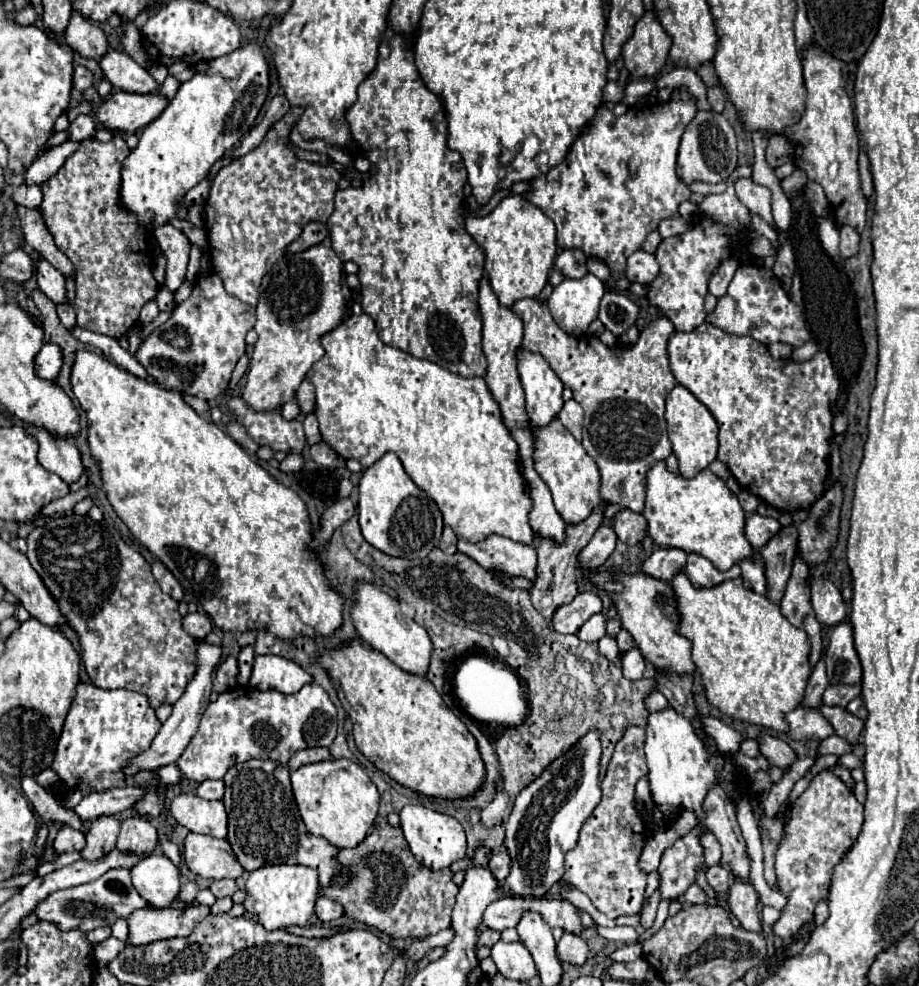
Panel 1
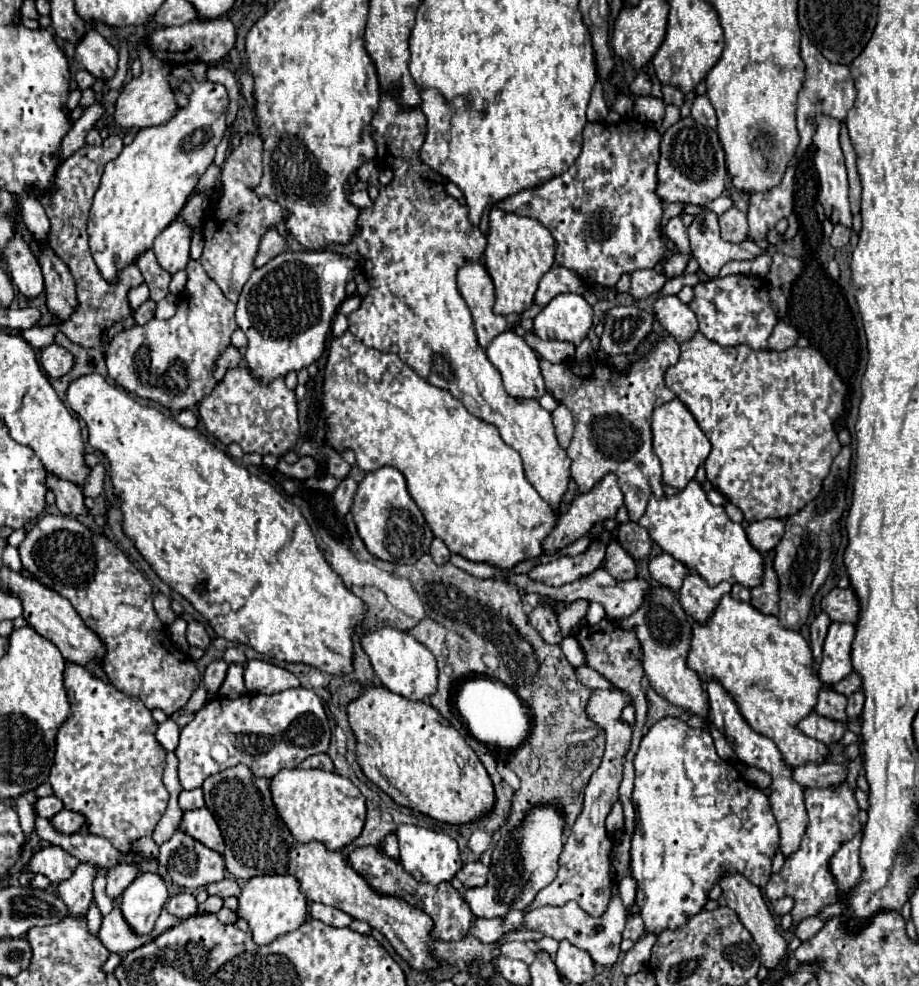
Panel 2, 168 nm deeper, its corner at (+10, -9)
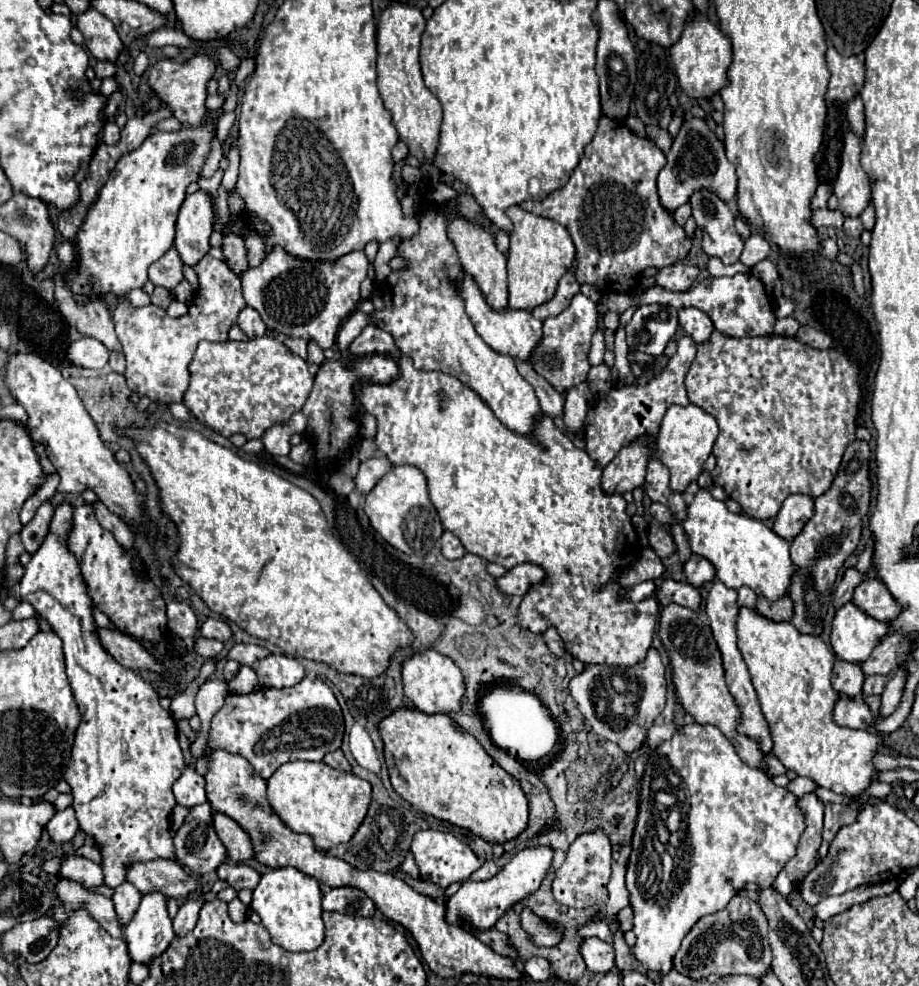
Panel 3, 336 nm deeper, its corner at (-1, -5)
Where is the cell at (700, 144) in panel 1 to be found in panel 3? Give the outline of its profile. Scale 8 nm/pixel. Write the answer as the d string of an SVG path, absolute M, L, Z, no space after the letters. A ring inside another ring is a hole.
M687 117L673 141L671 151L667 153L667 165L661 169L657 179L661 205L665 207L665 211L673 213L679 205L689 201L693 191L701 187L713 191L723 201L731 201L737 191L737 175L735 167L725 157L723 143L715 137L715 133L707 127L707 123L697 117Z

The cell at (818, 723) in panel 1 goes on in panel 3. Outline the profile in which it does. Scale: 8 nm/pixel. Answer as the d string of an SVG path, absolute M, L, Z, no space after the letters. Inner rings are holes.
M843 695L835 707L835 721L843 727L851 729L869 729L873 725L875 715L863 697L847 697Z

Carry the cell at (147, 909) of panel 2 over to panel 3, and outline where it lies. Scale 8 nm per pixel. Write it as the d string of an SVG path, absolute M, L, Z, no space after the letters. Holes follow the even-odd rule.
M159 891L143 895L133 921L123 929L123 935L131 961L147 965L151 959L161 955L175 939L165 895Z

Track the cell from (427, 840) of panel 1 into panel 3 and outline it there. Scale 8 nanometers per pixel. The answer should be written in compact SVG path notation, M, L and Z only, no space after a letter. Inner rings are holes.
M419 831L415 837L413 837L413 843L411 843L411 853L419 865L419 871L421 871L421 879L429 881L429 883L435 883L439 887L449 887L453 883L463 883L469 879L469 875L473 871L479 869L479 859L477 855L469 849L469 845L461 843L457 837L453 837L451 833L441 833L441 831Z

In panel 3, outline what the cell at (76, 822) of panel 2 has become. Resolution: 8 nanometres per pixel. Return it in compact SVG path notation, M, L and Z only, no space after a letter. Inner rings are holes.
M67 807L63 811L57 811L49 823L45 825L49 837L57 843L65 843L65 841L71 841L73 835L77 833L79 829L79 823L77 823L77 817L75 817L75 811L73 807Z

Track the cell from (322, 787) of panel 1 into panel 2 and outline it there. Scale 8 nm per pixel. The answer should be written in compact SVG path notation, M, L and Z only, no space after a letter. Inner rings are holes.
M282 769L272 777L270 791L278 815L284 819L298 843L320 841L330 851L340 851L362 833L366 823L364 795L348 777L338 773L322 769Z

